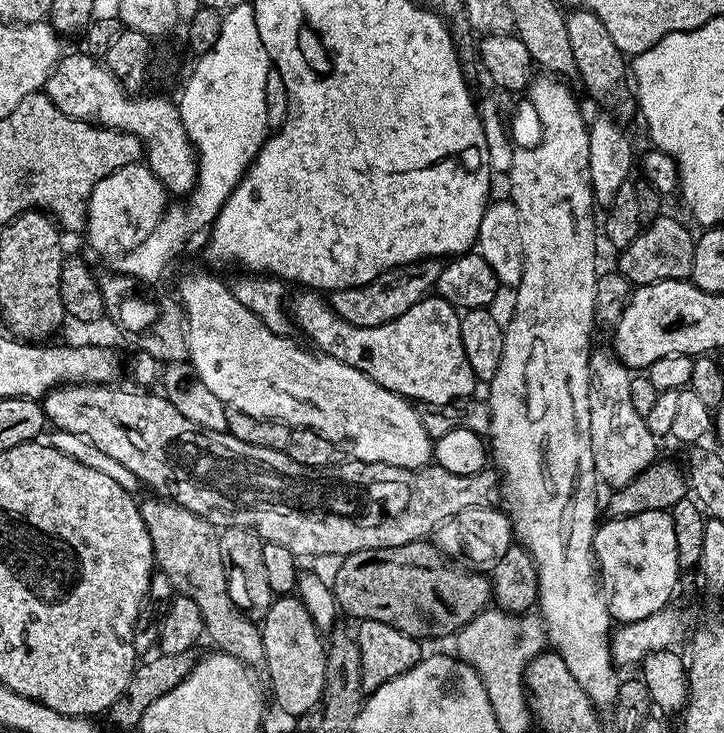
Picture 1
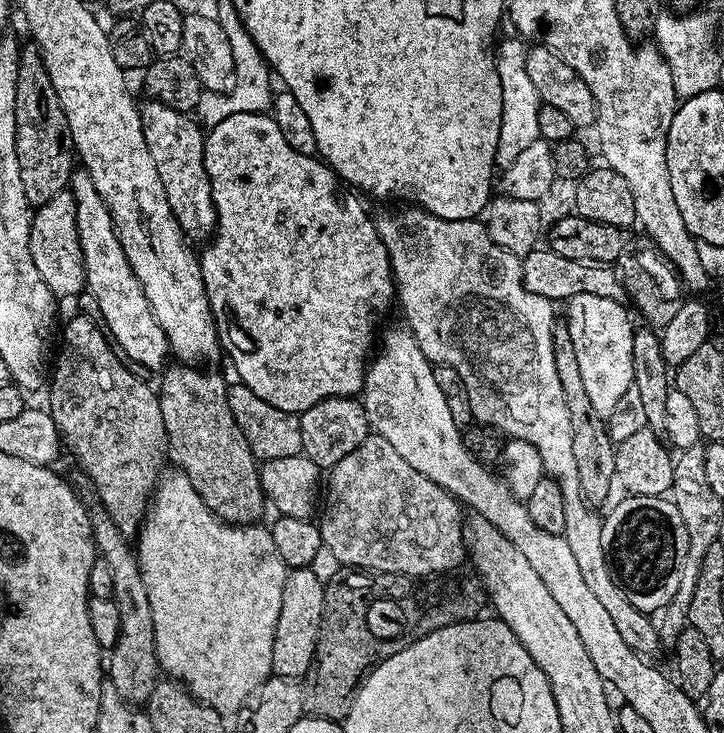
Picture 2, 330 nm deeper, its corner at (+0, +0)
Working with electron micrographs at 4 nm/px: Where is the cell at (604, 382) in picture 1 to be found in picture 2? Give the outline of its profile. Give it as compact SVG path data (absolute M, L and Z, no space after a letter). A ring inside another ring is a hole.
M574 294L574 298L566 301L568 317L566 323L570 330L570 342L574 342L574 358L578 358L578 370L582 373L582 382L594 410L598 414L607 417L614 405L626 394L626 390L633 387L634 380L634 357L631 353L634 345L634 325L628 317L629 309L623 304L614 302L614 298L601 298L598 294Z

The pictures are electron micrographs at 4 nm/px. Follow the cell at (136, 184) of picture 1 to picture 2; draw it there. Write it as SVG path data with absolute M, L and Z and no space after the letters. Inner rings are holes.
M71 191L54 194L50 202L39 205L31 213L31 217L30 258L34 258L34 266L38 266L38 274L42 274L42 282L50 286L52 295L57 298L77 297L80 292L85 291L86 273L76 225L76 204L72 200Z

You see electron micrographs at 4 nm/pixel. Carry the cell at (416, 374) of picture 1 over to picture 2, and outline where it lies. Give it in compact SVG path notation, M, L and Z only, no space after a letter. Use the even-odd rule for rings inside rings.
M262 112L230 114L230 118L222 118L222 122L211 125L204 138L204 166L210 178L212 201L216 207L216 230L212 233L210 242L203 245L204 253L199 253L200 273L212 316L216 319L216 335L220 338L220 347L232 359L232 364L240 375L237 376L239 383L250 386L250 390L254 390L254 394L258 394L262 402L270 402L270 406L278 406L278 410L297 414L310 410L310 406L326 398L355 397L364 387L364 374L373 351L372 312L393 303L396 295L396 282L392 278L388 251L378 234L375 219L371 215L368 217L363 202L359 200L361 197L340 196L336 189L336 173L316 156L298 154L298 150L294 150L294 146L286 142L282 130L278 130L278 122L266 118Z

